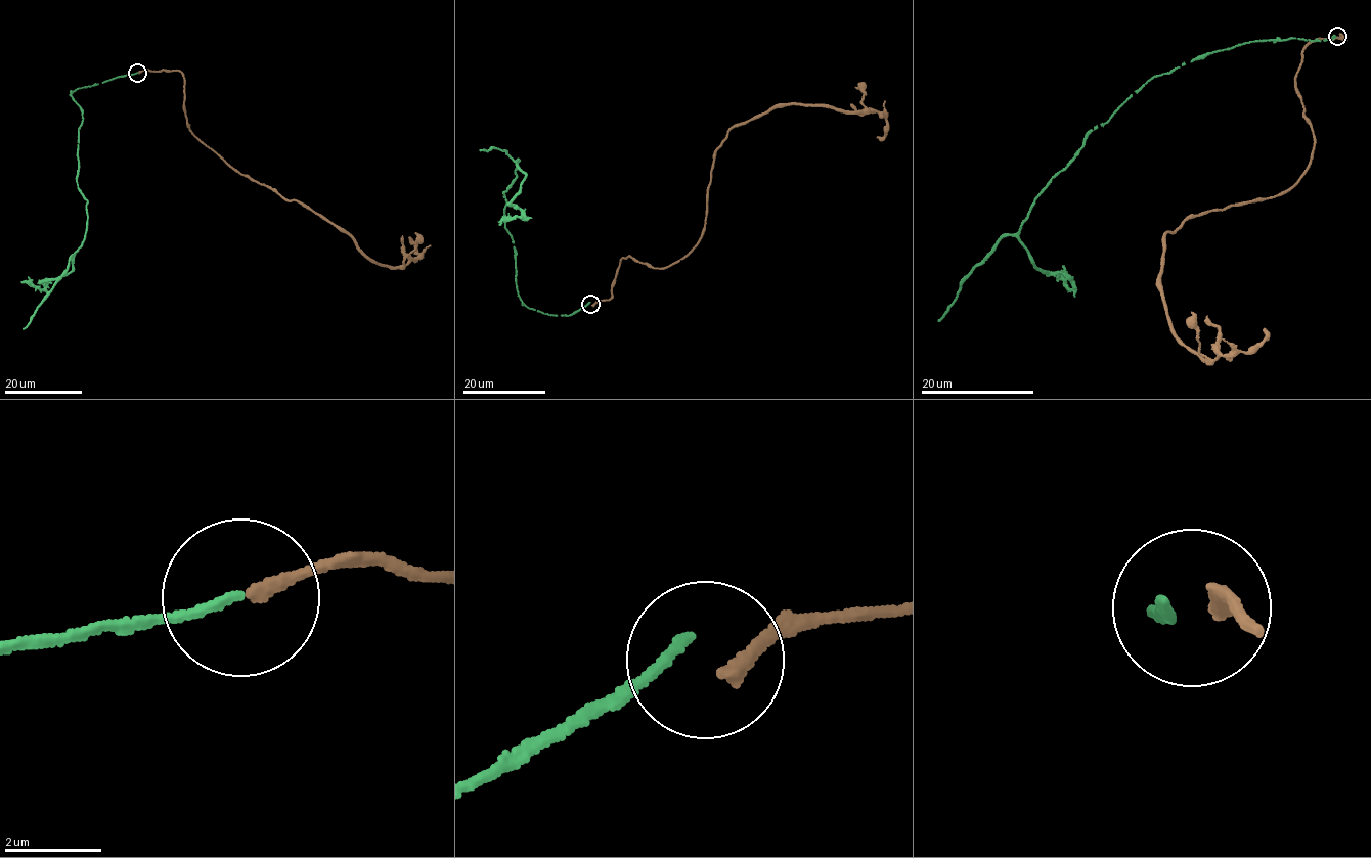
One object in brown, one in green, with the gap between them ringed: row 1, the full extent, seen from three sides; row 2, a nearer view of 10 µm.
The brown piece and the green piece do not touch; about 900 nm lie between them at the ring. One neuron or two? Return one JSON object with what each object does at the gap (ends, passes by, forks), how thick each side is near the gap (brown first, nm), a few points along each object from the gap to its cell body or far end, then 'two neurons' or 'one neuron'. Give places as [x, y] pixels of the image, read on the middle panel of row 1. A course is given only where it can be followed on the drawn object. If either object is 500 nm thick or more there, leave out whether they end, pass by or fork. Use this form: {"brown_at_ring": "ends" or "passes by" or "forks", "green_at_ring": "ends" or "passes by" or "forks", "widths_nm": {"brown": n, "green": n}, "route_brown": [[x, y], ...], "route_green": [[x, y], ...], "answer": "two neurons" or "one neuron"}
{"brown_at_ring": "ends", "green_at_ring": "ends", "widths_nm": {"brown": 300, "green": 190}, "route_brown": [[591, 305], [623, 257], [665, 268], [698, 242], [734, 127], [830, 106], [880, 111], [876, 137]], "route_green": [[589, 303], [553, 315], [520, 298], [503, 215], [518, 159], [525, 175], [511, 202], [524, 219], [498, 224]], "answer": "two neurons"}

